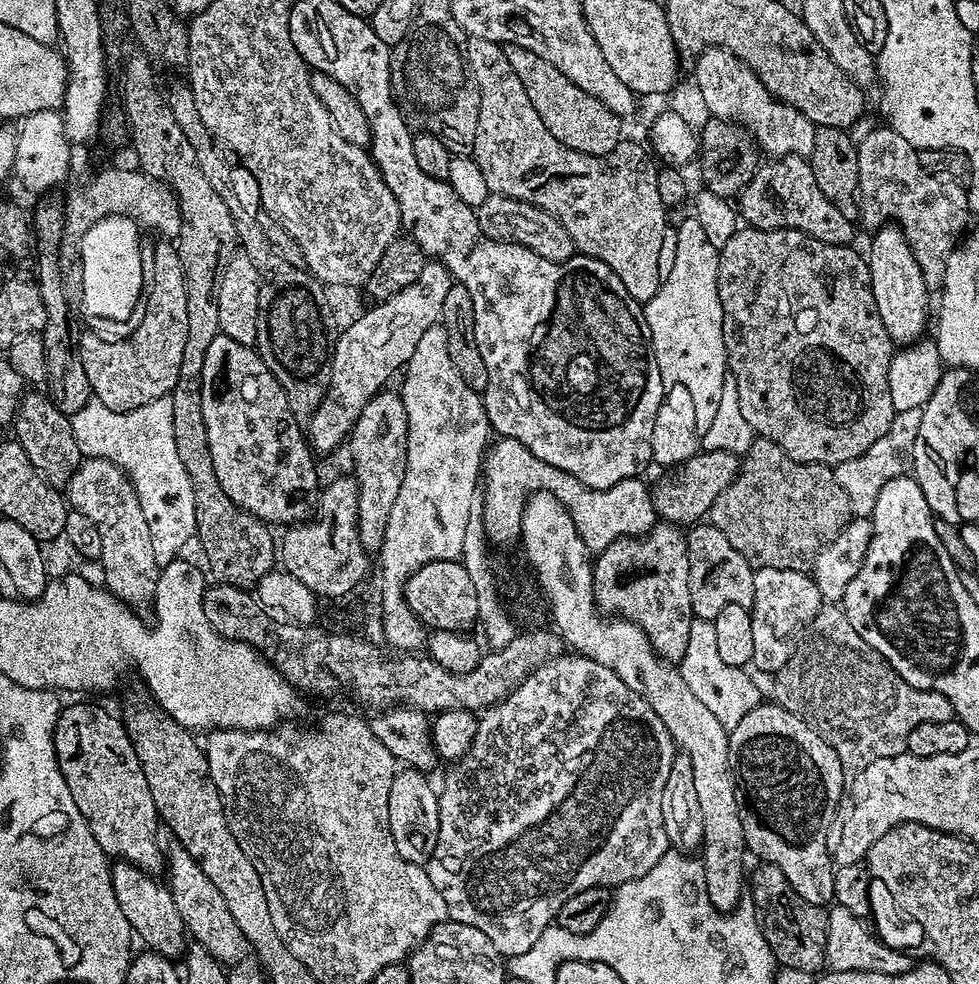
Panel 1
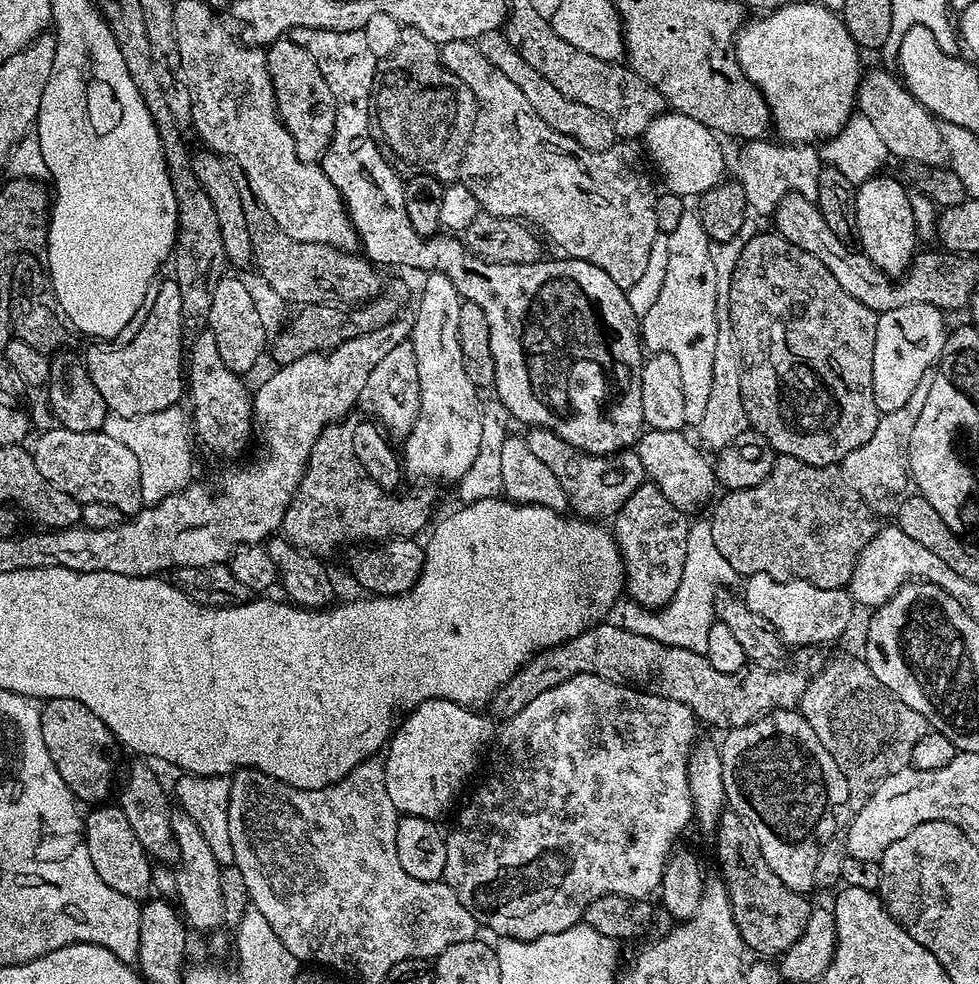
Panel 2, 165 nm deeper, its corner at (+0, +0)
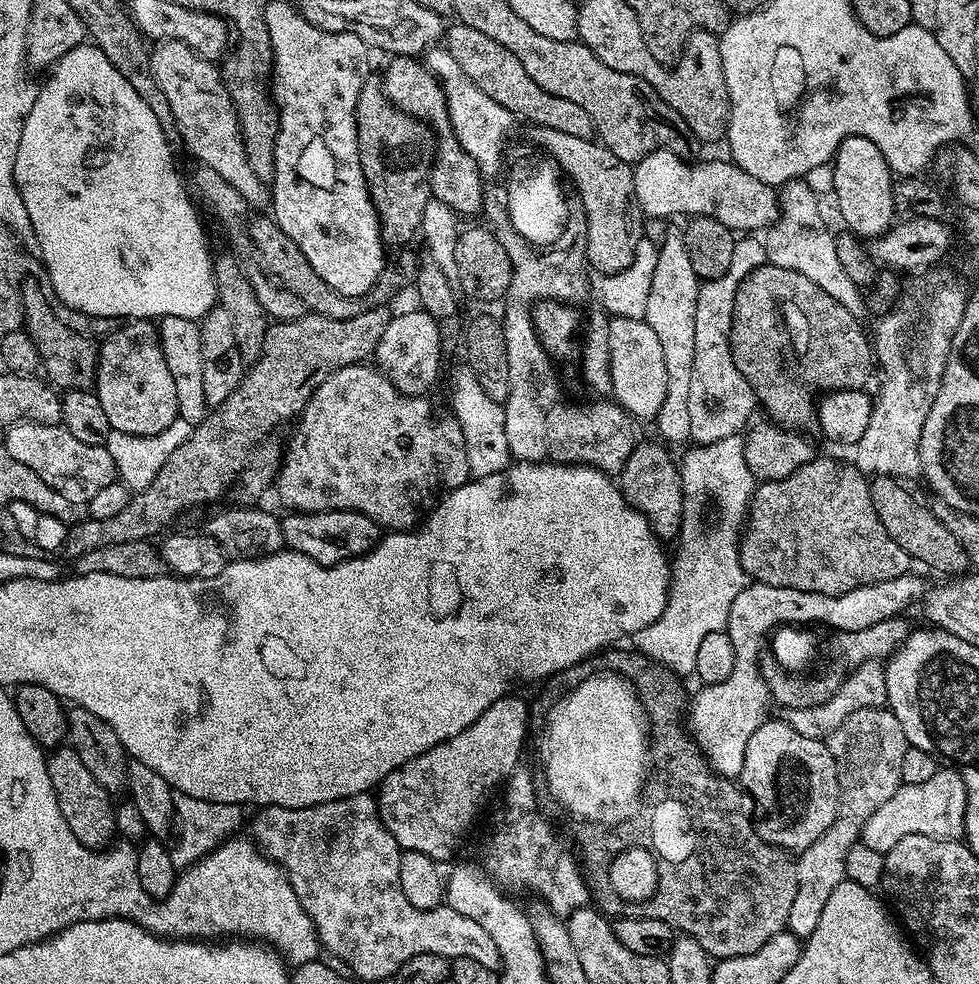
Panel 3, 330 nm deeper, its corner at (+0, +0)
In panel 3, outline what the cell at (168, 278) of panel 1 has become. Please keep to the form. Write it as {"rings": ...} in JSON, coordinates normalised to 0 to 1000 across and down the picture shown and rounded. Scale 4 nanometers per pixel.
{"rings":[[[154,324],[135,325],[128,329],[131,329],[128,333],[120,332],[111,341],[105,342],[101,351],[96,397],[100,409],[104,409],[104,417],[108,420],[108,425],[112,425],[115,439],[156,443],[170,437],[170,433],[174,433],[174,429],[178,429],[183,424],[182,396],[178,396],[178,384],[165,360],[160,330]]]}

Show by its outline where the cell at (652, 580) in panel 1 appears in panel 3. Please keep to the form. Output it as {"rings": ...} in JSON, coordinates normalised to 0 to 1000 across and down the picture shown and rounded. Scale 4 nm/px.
{"rings":[[[666,447],[651,450],[644,465],[639,465],[639,474],[635,474],[631,482],[631,495],[641,513],[658,523],[666,542],[675,550],[683,551],[694,546],[695,533],[699,528],[699,491],[695,489],[692,464],[686,464],[677,455],[679,452],[674,451]]]}

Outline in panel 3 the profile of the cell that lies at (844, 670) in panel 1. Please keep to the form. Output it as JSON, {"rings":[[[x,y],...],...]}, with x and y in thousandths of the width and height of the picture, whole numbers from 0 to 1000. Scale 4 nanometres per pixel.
{"rings":[[[906,717],[886,720],[868,726],[868,730],[864,730],[864,734],[856,738],[856,742],[852,742],[844,749],[844,755],[854,775],[854,789],[858,793],[858,818],[848,843],[844,843],[840,852],[836,852],[824,864],[816,867],[813,874],[815,904],[811,909],[811,921],[807,921],[804,946],[818,953],[831,949],[831,941],[836,941],[836,937],[840,934],[840,925],[844,922],[848,909],[852,909],[852,903],[864,893],[862,888],[864,867],[868,864],[868,860],[872,860],[877,855],[878,846],[885,839],[885,831],[889,831],[889,827],[893,827],[893,823],[897,823],[901,815],[907,814],[919,802],[921,770],[930,758],[921,742],[921,734],[917,734],[915,727]]]}

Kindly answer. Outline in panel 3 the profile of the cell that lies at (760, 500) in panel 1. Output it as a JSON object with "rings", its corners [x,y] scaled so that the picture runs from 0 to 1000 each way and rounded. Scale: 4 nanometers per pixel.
{"rings":[[[830,465],[798,488],[773,491],[755,549],[761,583],[774,593],[845,606],[859,606],[893,591],[928,584],[931,577],[927,576],[933,576],[934,570],[905,543],[905,535],[897,530],[897,518],[893,518],[893,510],[889,510],[888,491],[888,485],[873,471],[838,465]]]}

